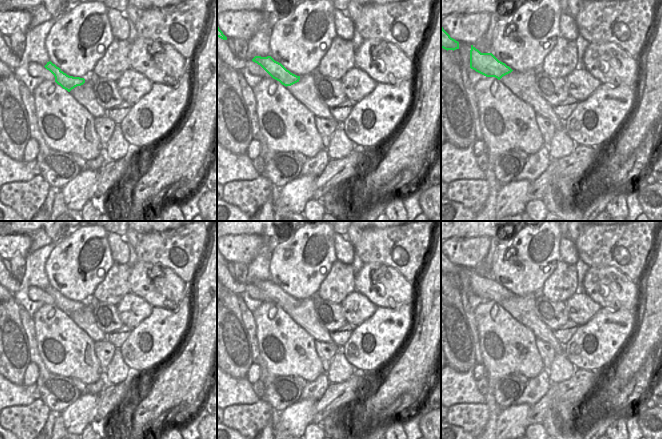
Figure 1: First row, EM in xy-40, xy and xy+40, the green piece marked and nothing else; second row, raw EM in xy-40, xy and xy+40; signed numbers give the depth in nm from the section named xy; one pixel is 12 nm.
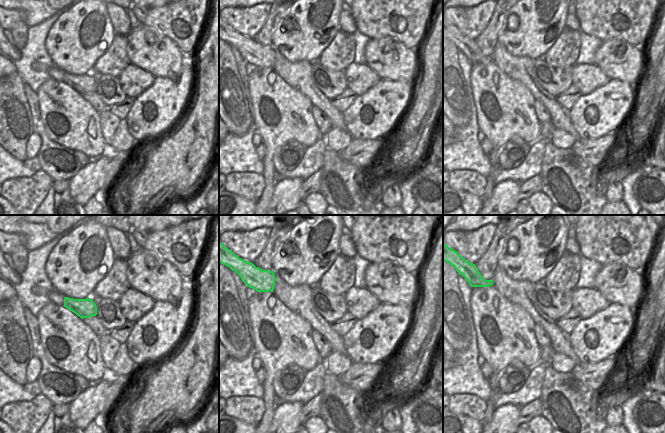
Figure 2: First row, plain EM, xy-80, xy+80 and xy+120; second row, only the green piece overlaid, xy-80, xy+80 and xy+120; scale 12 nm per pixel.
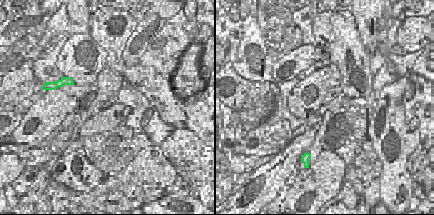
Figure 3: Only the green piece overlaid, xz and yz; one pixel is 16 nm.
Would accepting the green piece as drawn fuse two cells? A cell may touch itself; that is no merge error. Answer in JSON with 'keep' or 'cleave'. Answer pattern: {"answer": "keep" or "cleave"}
{"answer": "keep"}

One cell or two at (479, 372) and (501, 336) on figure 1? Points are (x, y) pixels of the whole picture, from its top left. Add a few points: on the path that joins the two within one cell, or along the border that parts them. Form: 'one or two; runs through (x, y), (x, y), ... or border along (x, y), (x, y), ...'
two; border along (481, 364), (486, 372)

